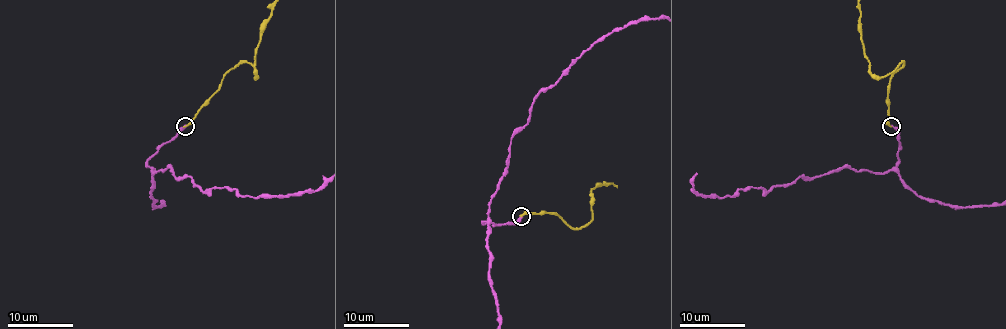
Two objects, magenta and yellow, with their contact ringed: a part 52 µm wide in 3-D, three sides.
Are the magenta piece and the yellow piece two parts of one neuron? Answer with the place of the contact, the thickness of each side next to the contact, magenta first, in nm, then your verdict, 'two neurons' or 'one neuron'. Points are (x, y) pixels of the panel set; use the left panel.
at (185, 126); 320 nm thick on the magenta side, 240 nm on the other; two neurons

